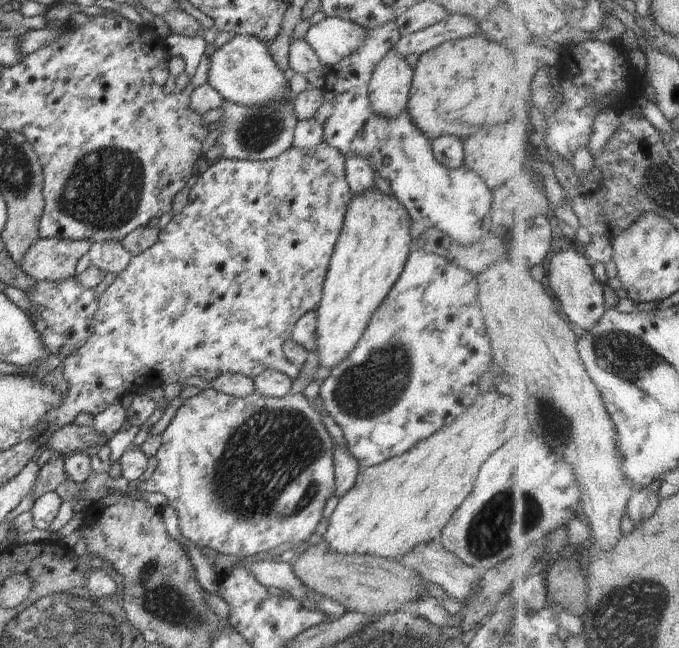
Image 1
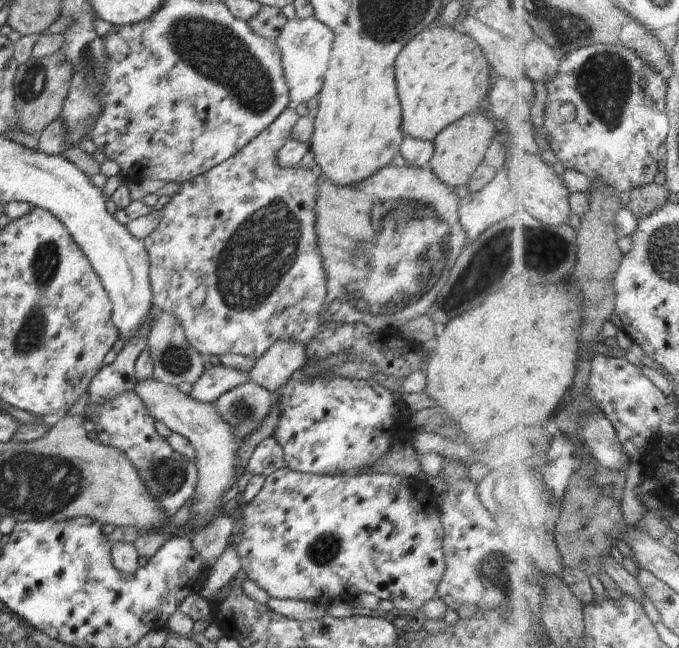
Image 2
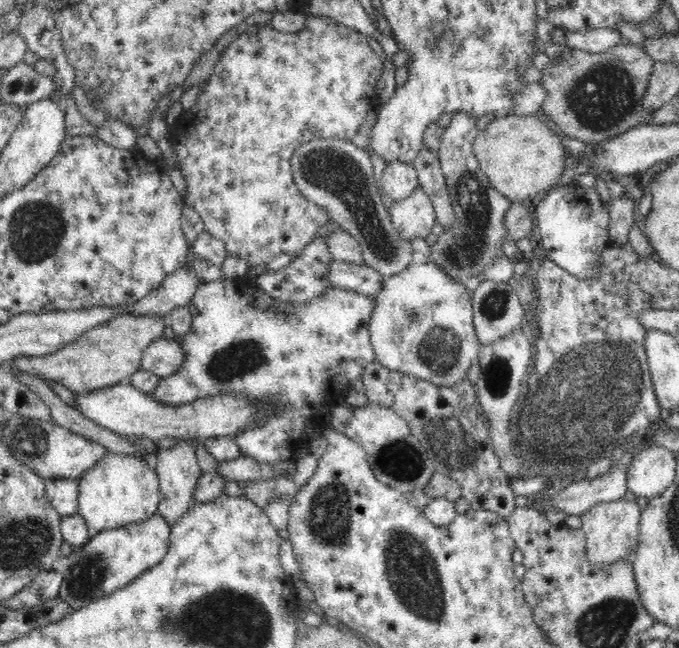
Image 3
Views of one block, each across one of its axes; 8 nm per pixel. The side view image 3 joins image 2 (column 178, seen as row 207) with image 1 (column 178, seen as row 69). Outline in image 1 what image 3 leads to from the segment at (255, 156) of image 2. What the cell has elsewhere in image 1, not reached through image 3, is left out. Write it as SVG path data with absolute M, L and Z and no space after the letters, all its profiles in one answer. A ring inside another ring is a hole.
M323 142L315 150L298 150L293 146L286 152L282 152L280 156L268 160L247 161L221 158L211 163L207 170L198 176L196 184L190 189L188 203L182 208L181 213L172 216L166 228L160 230L156 244L153 244L146 252L133 256L130 264L116 275L114 282L109 284L98 297L93 332L90 332L82 348L64 359L57 372L59 377L64 378L68 384L63 403L58 408L50 410L44 416L44 420L38 422L31 439L38 445L46 445L59 428L72 423L80 412L88 412L96 416L119 401L127 391L136 393L145 383L150 386L158 384L166 386L172 382L183 382L192 376L212 382L221 374L238 373L254 379L268 369L284 372L291 380L298 378L301 368L286 360L283 346L284 342L291 338L296 321L300 320L306 312L316 311L319 307L329 262L344 226L348 204L354 195L347 183L345 162L346 157L339 150Z

